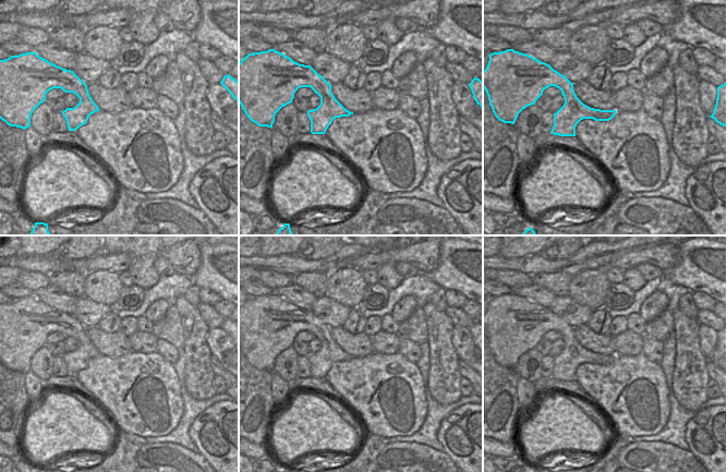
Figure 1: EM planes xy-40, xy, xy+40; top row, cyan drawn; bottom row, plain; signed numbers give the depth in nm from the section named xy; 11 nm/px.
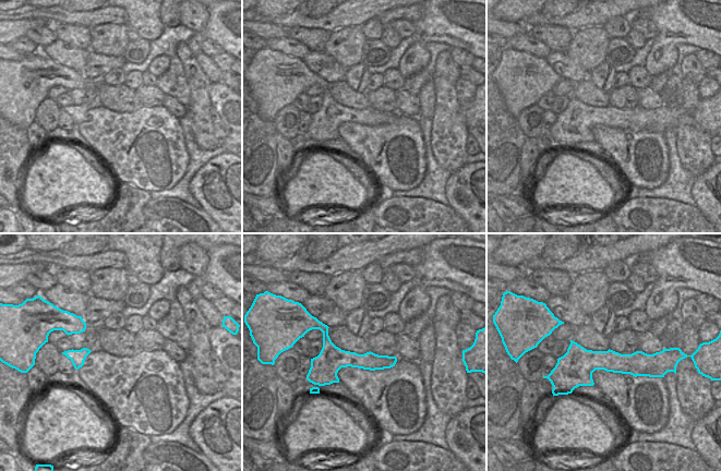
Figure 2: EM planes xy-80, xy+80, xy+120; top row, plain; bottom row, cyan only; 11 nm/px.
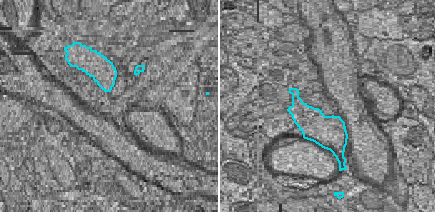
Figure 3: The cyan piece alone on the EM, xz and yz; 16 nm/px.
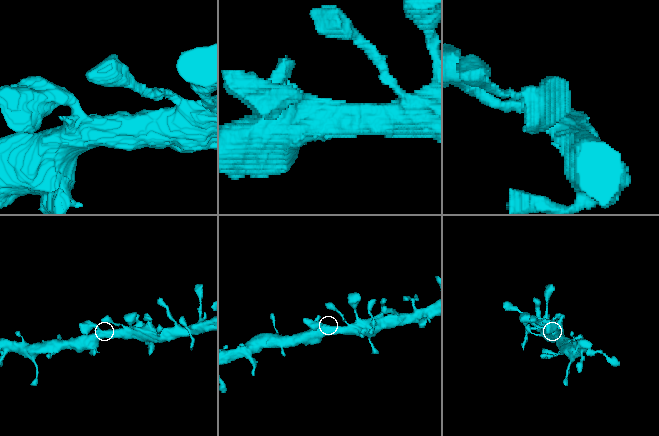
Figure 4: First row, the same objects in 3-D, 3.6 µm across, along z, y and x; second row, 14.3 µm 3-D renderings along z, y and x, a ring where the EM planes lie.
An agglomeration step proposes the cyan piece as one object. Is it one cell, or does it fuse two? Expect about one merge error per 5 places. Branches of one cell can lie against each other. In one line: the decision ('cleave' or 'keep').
keep

